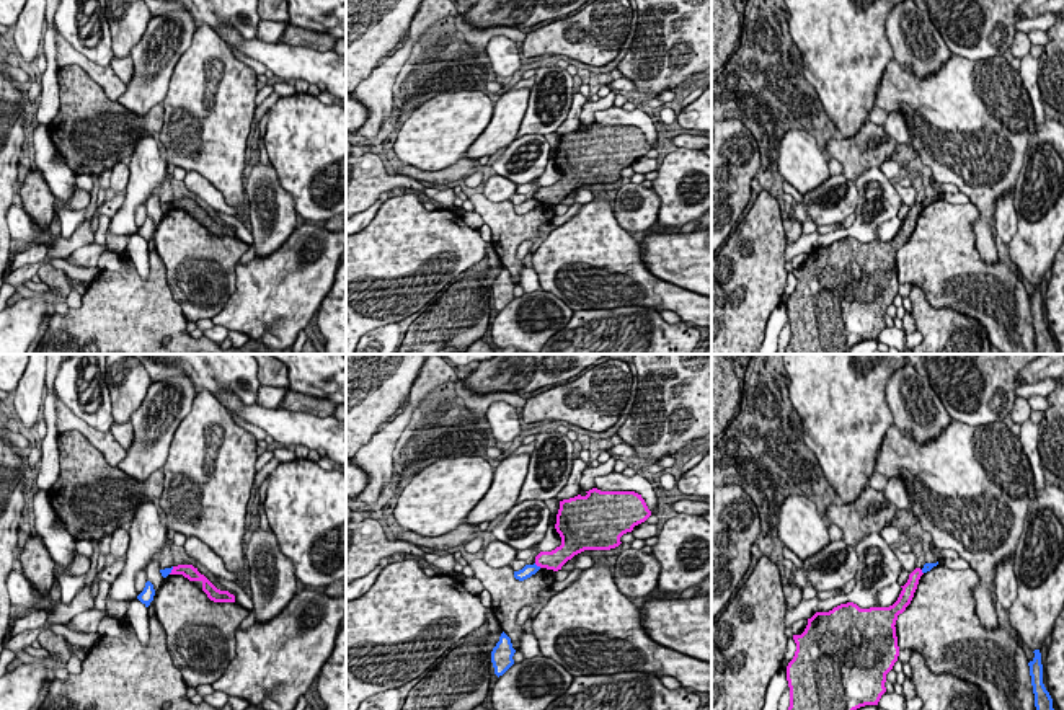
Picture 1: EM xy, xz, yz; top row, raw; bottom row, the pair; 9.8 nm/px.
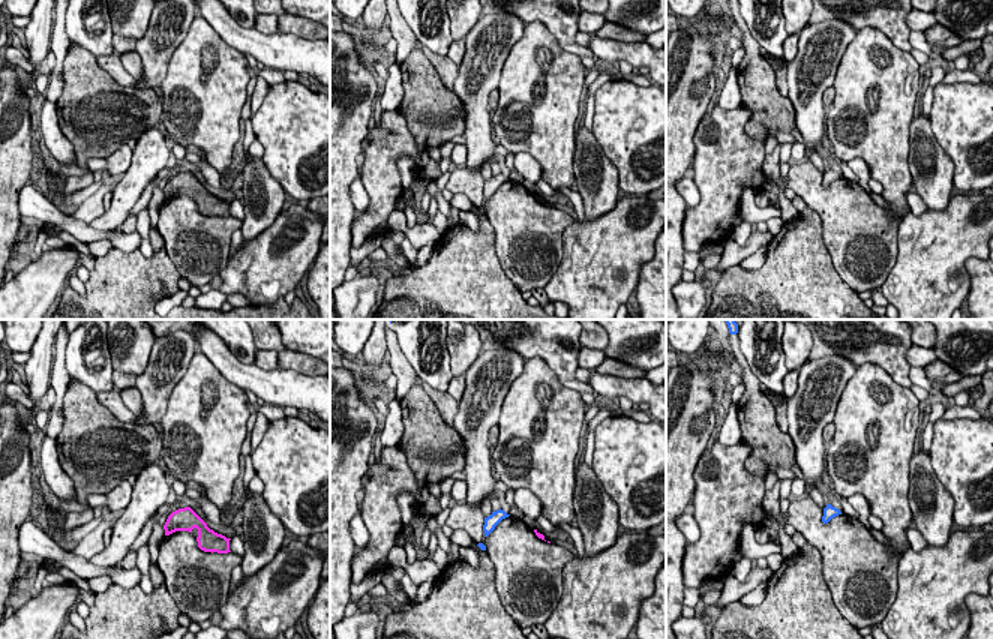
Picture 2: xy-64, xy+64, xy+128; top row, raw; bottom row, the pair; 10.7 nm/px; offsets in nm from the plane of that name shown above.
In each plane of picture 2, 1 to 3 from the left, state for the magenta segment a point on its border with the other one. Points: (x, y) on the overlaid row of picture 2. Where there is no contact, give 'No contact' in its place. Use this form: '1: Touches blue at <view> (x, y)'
1: No contact
2: No contact
3: No contact

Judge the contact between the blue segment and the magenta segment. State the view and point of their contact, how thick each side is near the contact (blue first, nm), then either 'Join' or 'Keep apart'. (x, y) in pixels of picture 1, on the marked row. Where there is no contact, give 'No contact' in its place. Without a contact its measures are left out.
Touches blue at xz (536, 565). Thickness 120 nm (blue) against 190 nm. Keep apart

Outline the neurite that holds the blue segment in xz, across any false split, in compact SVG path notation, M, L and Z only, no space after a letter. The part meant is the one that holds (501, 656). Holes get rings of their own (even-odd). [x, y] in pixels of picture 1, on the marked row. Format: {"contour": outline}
{"contour": "M503 632L499 641L491 651L491 663L498 677L514 664L514 653L516 650L512 648L511 638Z"}

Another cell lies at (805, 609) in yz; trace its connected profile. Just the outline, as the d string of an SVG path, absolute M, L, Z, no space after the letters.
M818 597L809 601L801 601L793 610L787 610L785 614L785 628L791 627L793 622L800 619L811 619L818 612Z

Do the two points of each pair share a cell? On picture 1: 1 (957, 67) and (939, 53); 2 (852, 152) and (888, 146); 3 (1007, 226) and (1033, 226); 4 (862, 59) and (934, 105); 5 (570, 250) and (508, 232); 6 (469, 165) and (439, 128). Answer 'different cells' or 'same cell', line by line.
1: different cells
2: same cell
3: different cells
4: different cells
5: different cells
6: different cells

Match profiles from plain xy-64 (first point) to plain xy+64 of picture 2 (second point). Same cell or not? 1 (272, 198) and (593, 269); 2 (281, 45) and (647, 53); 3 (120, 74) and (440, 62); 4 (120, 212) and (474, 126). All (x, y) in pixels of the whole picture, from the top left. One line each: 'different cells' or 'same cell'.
1: different cells
2: same cell
3: same cell
4: same cell

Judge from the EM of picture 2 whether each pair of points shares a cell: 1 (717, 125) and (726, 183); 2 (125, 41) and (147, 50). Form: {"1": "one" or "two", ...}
{"1": "one", "2": "two"}

